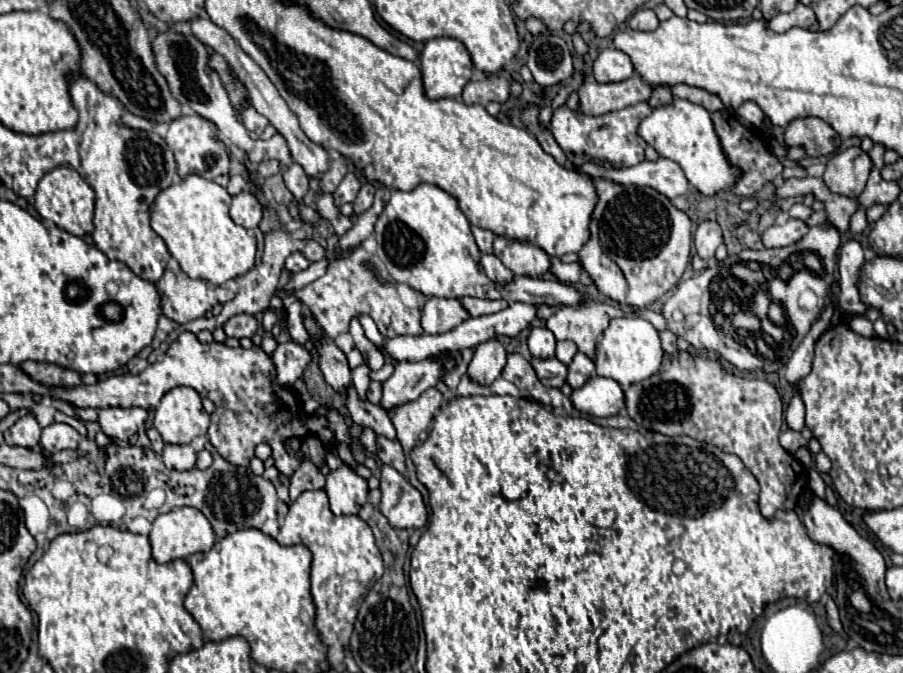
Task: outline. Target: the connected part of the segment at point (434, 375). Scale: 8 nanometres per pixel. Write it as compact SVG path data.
M426 357L422 361L400 361L392 377L384 383L382 407L394 409L406 401L414 401L428 387L434 387L444 377L444 363L438 357Z

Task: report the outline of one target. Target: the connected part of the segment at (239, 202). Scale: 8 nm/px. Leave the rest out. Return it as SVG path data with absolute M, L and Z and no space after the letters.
M242 191L240 195L236 195L232 199L230 217L240 227L246 227L246 229L258 227L258 223L262 219L262 205L250 191Z

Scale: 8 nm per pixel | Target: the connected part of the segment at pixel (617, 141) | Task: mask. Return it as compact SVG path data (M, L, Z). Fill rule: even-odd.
M570 93L566 103L554 109L548 129L552 131L556 143L566 153L572 153L580 163L588 161L602 167L622 169L622 167L632 167L644 159L646 141L642 141L642 137L638 135L638 125L650 113L652 113L652 107L648 103L638 103L620 111L610 111L606 115L592 117L580 109L578 93Z

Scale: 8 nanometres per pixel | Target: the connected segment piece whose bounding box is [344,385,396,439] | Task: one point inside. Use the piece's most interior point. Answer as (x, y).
(363, 412)

